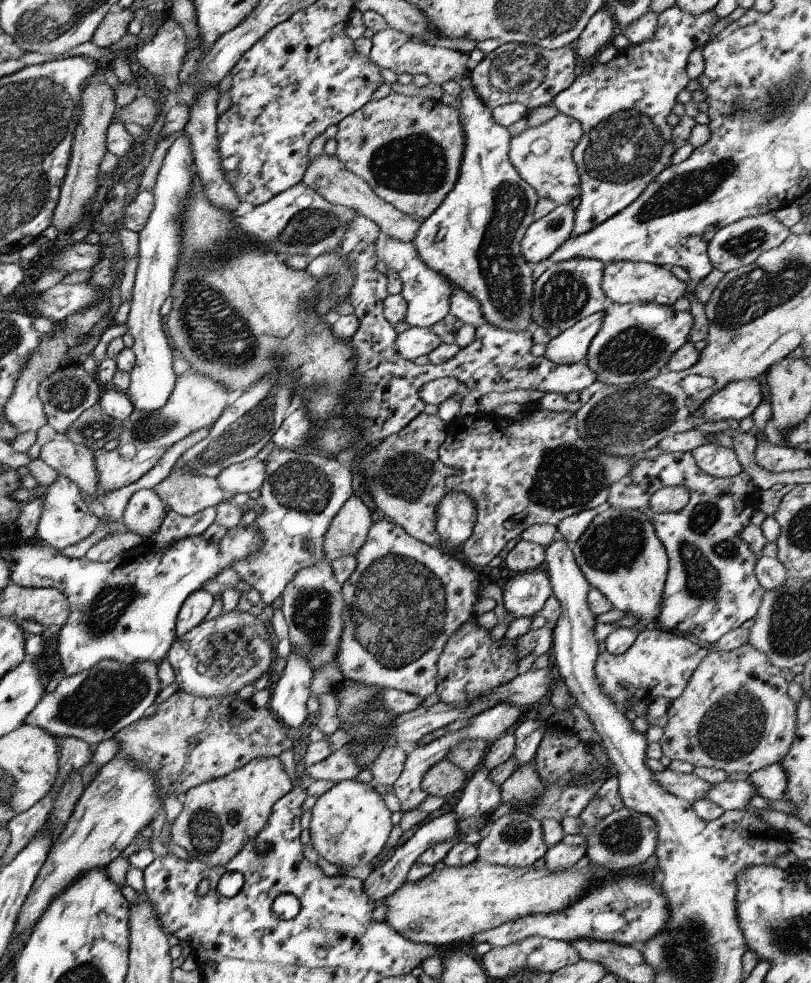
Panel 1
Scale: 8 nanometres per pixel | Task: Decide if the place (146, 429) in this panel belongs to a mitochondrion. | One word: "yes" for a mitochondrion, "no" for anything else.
yes

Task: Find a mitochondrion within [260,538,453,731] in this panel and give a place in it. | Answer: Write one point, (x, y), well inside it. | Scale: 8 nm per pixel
(312, 609)

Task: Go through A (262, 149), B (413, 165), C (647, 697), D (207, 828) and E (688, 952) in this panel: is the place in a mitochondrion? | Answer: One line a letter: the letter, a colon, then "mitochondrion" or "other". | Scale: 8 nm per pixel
A: other
B: mitochondrion
C: other
D: mitochondrion
E: mitochondrion

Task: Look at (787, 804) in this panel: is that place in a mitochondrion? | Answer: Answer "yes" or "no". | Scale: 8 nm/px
no

